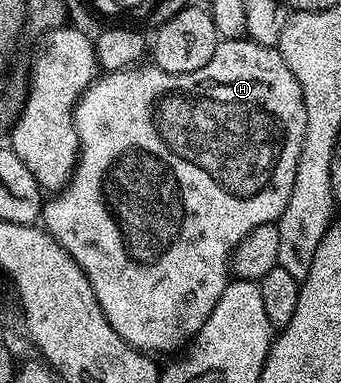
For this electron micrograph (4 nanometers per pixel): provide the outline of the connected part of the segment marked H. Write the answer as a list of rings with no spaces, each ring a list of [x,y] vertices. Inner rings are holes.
[[[241,40],[239,42],[217,41],[216,47],[214,48],[214,56],[206,64],[202,64],[202,68],[198,68],[198,72],[175,74],[174,72],[162,72],[162,68],[158,68],[154,64],[147,64],[148,66],[144,65],[145,64],[137,64],[135,66],[129,66],[127,70],[110,70],[101,73],[96,81],[90,83],[90,85],[84,89],[83,94],[81,94],[76,102],[75,110],[72,111],[78,140],[80,141],[80,154],[76,159],[76,171],[67,189],[57,193],[55,196],[49,197],[52,199],[50,199],[49,202],[47,199],[47,201],[43,203],[42,226],[43,229],[48,231],[49,236],[51,236],[51,238],[66,252],[70,252],[70,256],[74,261],[84,269],[84,275],[88,277],[90,288],[94,290],[94,296],[98,300],[98,304],[102,308],[102,312],[106,316],[110,328],[114,328],[114,332],[118,332],[118,336],[122,336],[122,340],[126,344],[130,344],[134,349],[145,354],[159,356],[159,354],[166,353],[167,350],[178,349],[180,345],[183,347],[185,343],[195,338],[196,334],[202,328],[202,324],[206,324],[206,316],[210,316],[210,312],[214,312],[214,304],[218,304],[222,292],[229,284],[230,263],[236,245],[238,245],[247,234],[254,232],[254,228],[258,228],[258,224],[276,222],[282,216],[282,212],[290,200],[290,192],[294,188],[294,172],[298,164],[298,156],[302,152],[302,140],[306,136],[306,104],[302,100],[302,88],[298,84],[298,80],[294,80],[294,72],[290,72],[286,60],[282,60],[279,49],[270,46],[259,46],[256,42],[251,40]]]

